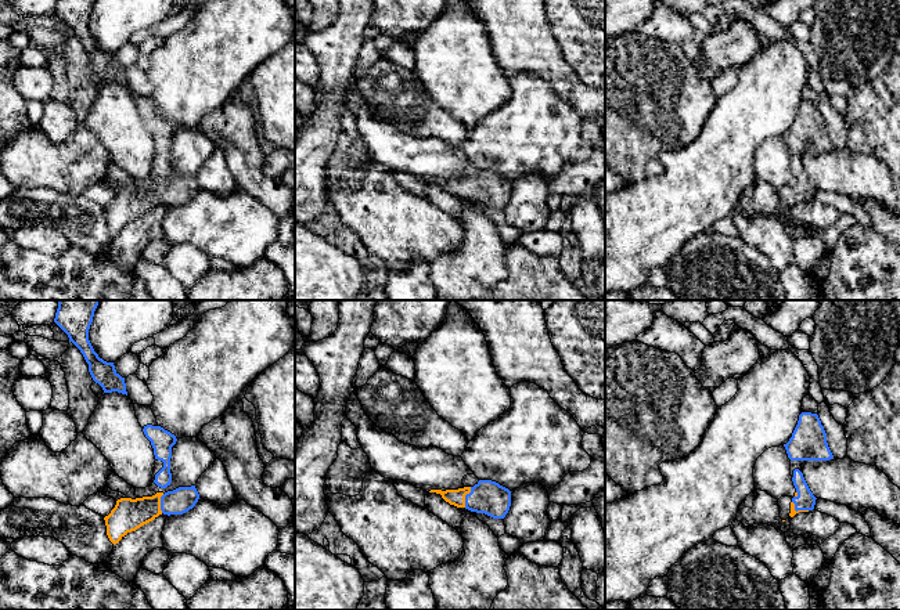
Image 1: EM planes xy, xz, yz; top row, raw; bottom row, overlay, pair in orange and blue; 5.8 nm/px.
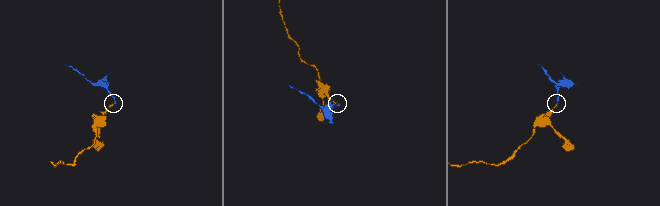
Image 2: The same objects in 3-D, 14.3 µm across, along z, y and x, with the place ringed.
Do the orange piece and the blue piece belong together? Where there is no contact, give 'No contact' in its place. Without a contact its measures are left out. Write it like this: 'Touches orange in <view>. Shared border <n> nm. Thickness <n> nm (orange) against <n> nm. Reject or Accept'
Touches orange in xz. Shared border 130 nm. Thickness 100 nm (orange) against 200 nm. Accept

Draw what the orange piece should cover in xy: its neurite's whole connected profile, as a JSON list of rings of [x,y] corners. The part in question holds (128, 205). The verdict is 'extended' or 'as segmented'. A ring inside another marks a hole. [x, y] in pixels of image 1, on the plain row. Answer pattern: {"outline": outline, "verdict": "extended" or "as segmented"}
{"outline": [[[195,176],[179,177],[168,183],[156,183],[152,187],[120,188],[108,206],[104,207],[107,225],[115,235],[127,223],[152,212],[159,205],[183,205],[192,199],[199,190]]], "verdict": "extended"}

